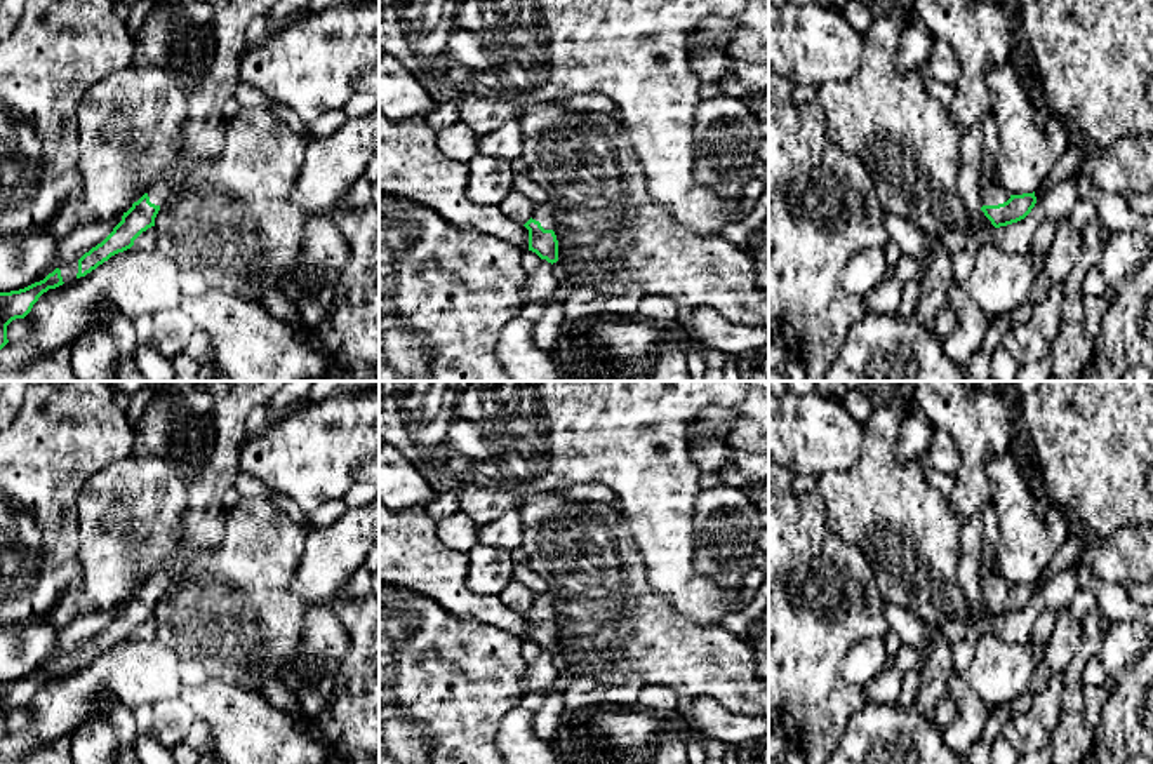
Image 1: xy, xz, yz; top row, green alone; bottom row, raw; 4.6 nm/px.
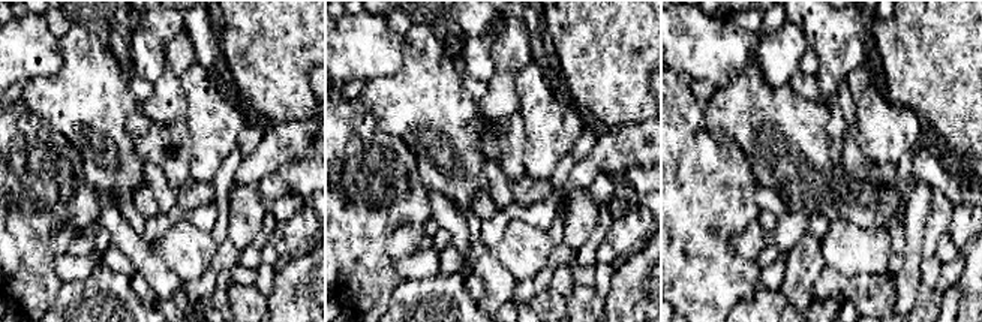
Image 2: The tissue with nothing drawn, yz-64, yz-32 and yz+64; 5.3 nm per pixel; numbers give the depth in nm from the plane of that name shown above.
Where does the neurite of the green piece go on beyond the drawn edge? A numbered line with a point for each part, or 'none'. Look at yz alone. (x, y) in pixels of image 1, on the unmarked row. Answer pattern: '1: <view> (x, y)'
1: yz (993, 583)

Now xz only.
1: xz (543, 603)

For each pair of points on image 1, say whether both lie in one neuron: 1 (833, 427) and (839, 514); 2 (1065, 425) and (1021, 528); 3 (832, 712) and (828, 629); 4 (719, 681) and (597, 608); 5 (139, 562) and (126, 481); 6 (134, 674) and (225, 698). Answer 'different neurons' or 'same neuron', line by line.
1: different neurons
2: different neurons
3: same neuron
4: same neuron
5: same neuron
6: different neurons

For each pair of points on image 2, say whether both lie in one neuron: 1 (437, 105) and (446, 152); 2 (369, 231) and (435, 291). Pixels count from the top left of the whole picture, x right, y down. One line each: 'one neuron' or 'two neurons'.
1: one neuron
2: two neurons

